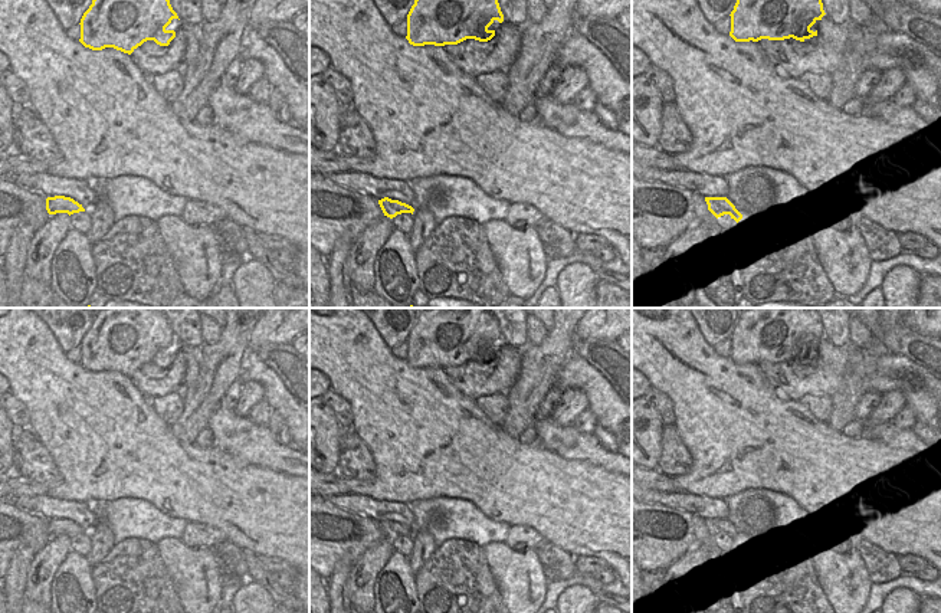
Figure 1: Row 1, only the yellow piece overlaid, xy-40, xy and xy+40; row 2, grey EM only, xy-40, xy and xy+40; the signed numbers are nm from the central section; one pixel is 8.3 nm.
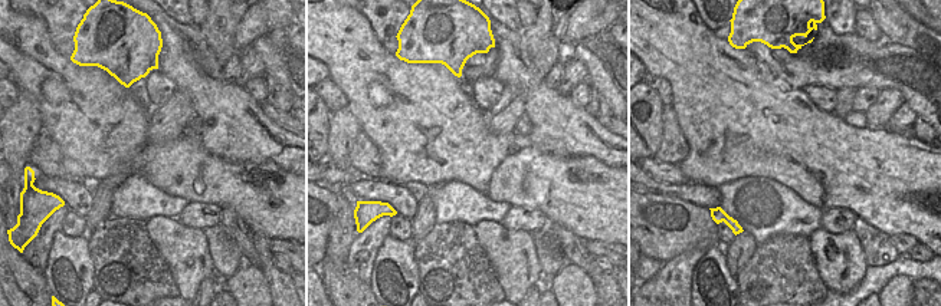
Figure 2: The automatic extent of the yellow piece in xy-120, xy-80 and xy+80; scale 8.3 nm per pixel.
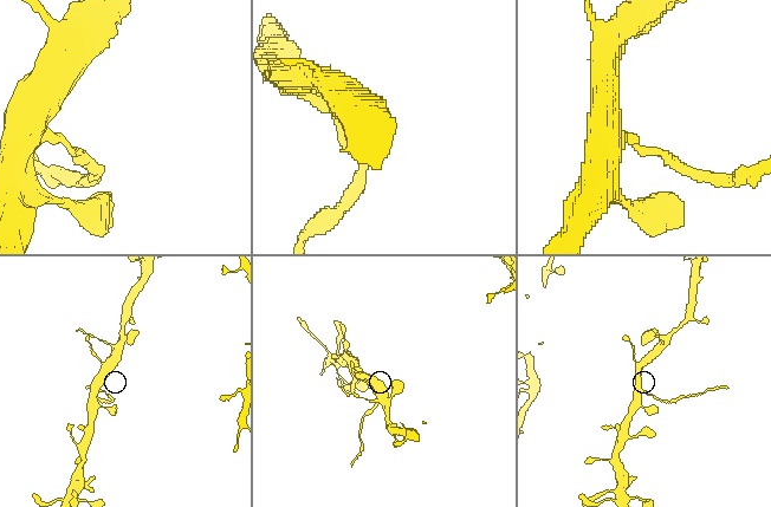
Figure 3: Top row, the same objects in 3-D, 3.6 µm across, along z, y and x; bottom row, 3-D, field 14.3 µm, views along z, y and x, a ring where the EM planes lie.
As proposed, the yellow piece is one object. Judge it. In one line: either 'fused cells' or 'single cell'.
fused cells

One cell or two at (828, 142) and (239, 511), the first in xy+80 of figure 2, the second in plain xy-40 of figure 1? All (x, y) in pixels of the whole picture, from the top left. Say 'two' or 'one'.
one

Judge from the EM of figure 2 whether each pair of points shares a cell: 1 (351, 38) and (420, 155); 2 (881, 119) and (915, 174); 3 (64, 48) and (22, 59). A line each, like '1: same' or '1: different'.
1: same
2: different
3: different

